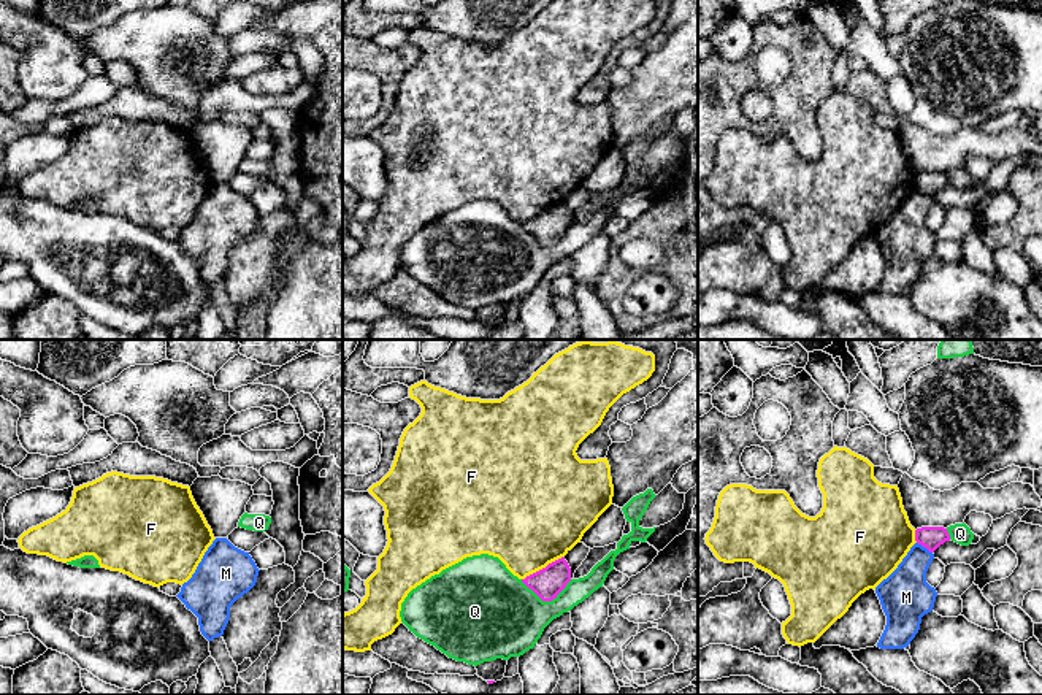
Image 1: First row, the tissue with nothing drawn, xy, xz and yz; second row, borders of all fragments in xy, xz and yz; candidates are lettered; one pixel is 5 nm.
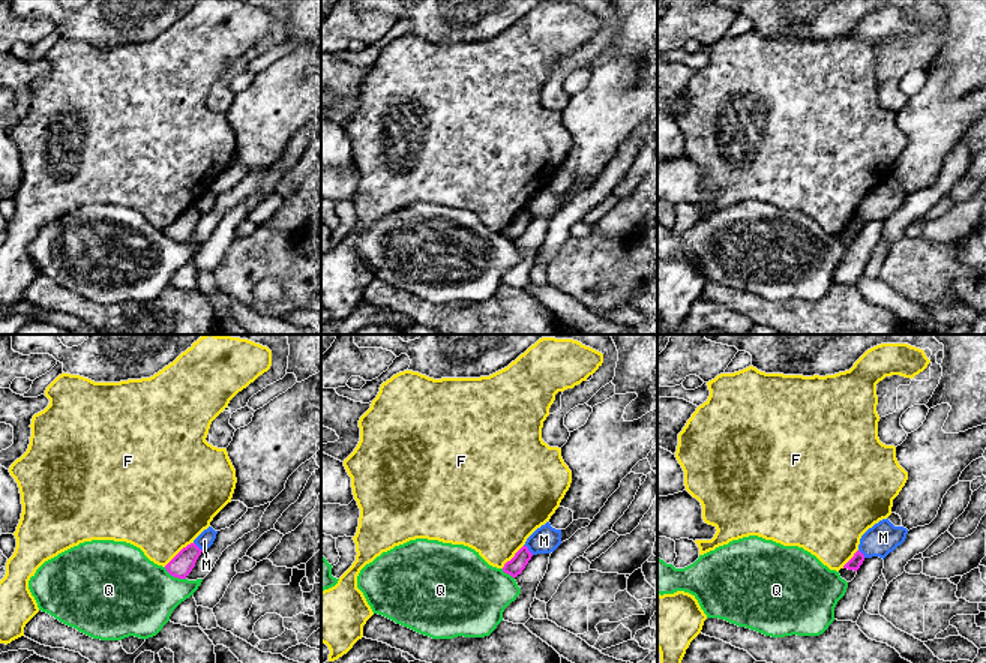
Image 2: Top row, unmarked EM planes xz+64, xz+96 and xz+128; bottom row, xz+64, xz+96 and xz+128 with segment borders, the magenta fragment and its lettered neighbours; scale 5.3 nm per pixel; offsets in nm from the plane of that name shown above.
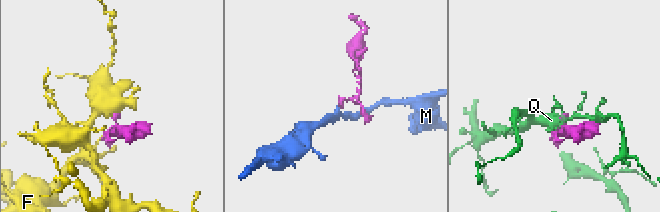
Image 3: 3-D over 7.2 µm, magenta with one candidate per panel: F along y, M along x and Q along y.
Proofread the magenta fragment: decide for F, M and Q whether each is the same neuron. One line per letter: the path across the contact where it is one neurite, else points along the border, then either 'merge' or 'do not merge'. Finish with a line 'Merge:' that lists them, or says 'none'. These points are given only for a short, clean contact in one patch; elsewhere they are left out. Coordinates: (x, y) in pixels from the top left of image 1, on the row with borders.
F: border xz (563, 556), (522, 579); do not merge
M: border yz (917, 541), (931, 552); do not merge
Q: do not merge
Merge: none

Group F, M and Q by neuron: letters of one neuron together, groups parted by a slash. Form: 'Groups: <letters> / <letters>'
Groups: F / M / Q

